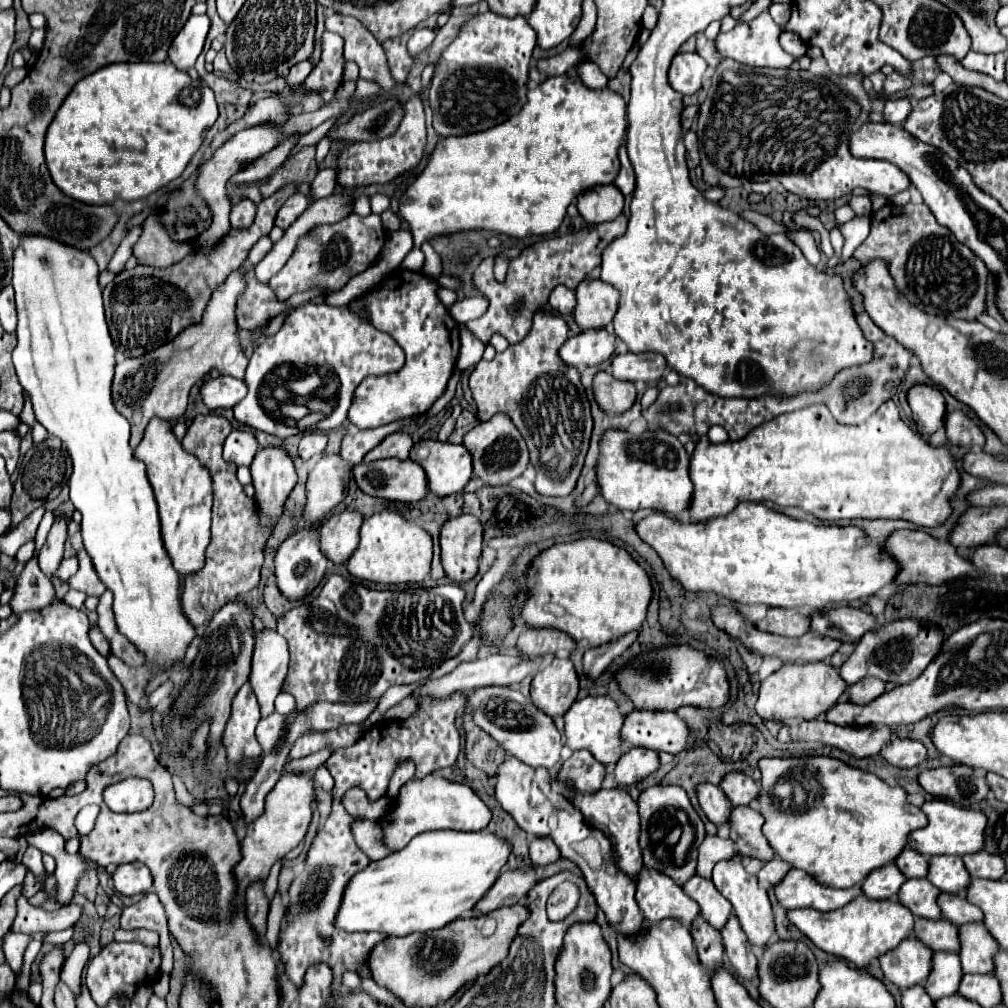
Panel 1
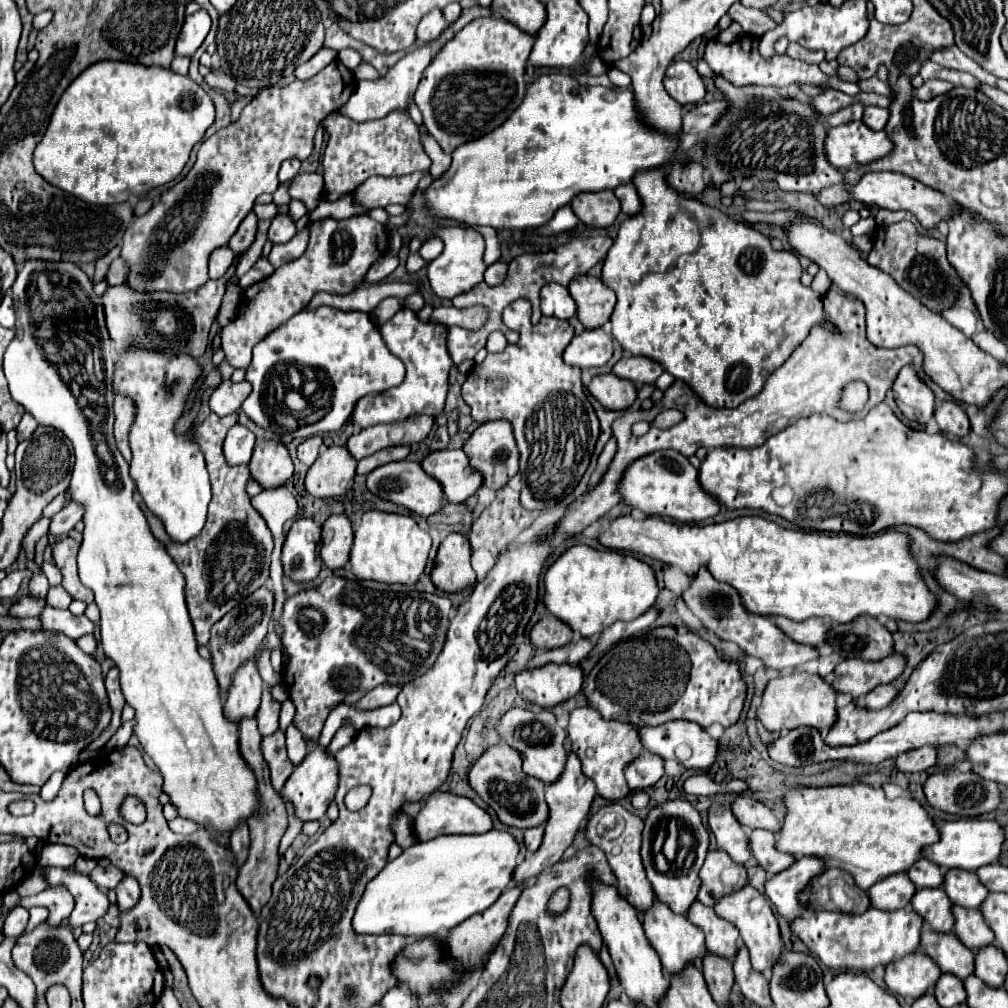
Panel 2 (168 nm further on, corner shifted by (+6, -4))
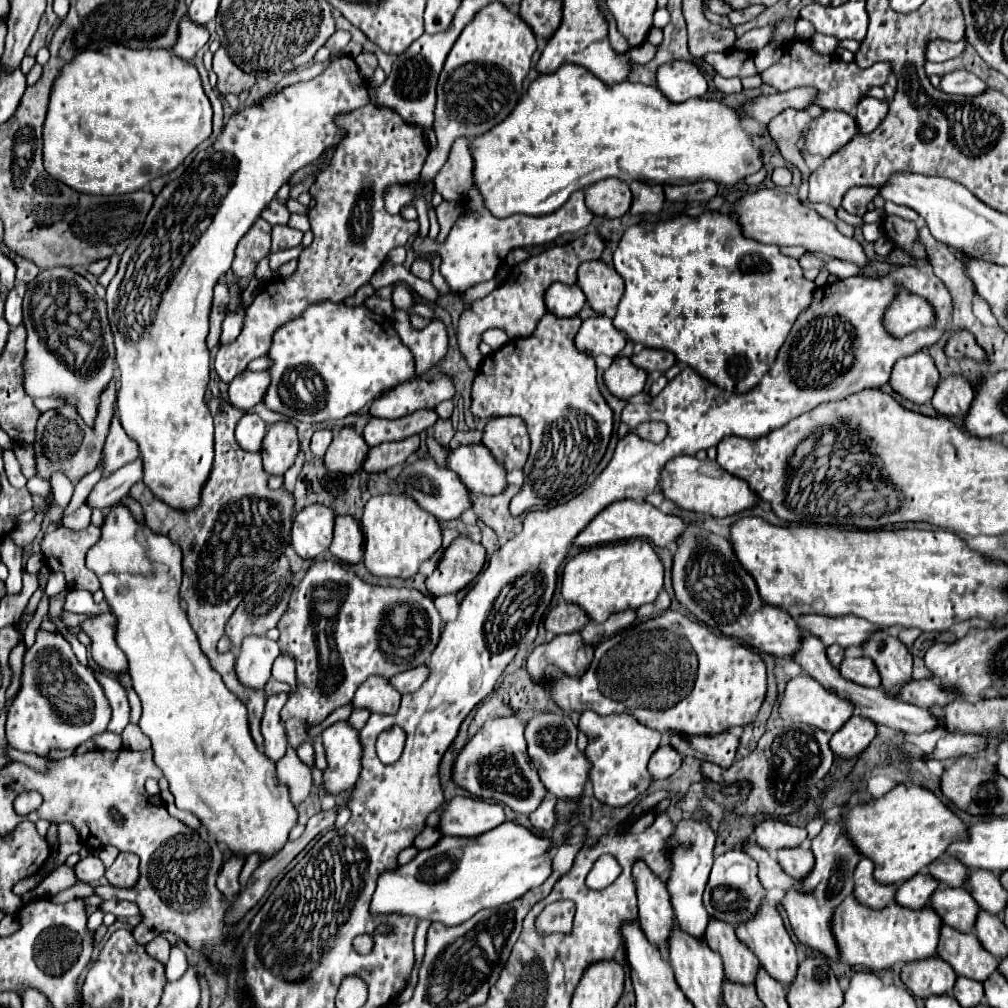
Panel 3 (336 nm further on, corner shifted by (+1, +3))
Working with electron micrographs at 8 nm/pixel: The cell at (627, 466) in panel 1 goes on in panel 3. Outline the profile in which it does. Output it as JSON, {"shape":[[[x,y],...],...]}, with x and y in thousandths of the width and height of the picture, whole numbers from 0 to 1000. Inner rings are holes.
{"shape":[[[671,452],[671,456],[663,456],[659,468],[655,468],[655,488],[659,494],[667,496],[673,504],[692,510],[704,512],[724,512],[738,504],[744,504],[752,498],[750,490],[742,484],[742,480],[730,472],[718,468],[708,456],[692,456],[688,452]]]}

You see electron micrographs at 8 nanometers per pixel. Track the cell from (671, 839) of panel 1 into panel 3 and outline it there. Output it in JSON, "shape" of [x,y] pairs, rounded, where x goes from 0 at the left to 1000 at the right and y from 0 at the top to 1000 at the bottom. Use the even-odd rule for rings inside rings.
{"shape":[[[679,810],[669,819],[669,825],[663,831],[663,837],[659,843],[661,853],[665,857],[665,865],[661,871],[661,883],[665,885],[665,893],[669,899],[673,919],[690,931],[698,929],[698,921],[702,917],[702,905],[698,903],[698,897],[696,897],[696,885],[702,875],[702,867],[704,867],[706,853],[708,853],[706,849],[708,835],[710,835],[710,825],[704,821],[700,813]]]}

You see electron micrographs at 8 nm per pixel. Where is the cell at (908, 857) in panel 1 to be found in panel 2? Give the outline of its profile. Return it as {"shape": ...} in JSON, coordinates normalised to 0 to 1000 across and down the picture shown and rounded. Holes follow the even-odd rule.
{"shape":[[[912,852],[912,856],[908,856],[908,860],[904,860],[902,872],[908,876],[910,882],[916,882],[916,880],[928,882],[928,880],[936,878],[938,864],[920,852]]]}

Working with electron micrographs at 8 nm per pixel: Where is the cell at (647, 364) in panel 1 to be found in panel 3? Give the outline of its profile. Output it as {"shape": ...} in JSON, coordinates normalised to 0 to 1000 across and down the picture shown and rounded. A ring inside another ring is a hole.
{"shape":[[[639,345],[637,349],[629,351],[627,361],[631,361],[631,365],[639,365],[641,369],[661,369],[665,363],[671,361],[671,355],[667,349],[663,347],[651,347],[651,345]]]}

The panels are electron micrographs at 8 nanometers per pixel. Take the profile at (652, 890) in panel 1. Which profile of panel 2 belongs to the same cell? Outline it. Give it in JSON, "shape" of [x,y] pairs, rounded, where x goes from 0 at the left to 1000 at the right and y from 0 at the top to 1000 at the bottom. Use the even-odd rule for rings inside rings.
{"shape":[[[654,894],[648,896],[646,902],[636,906],[636,914],[646,939],[652,943],[656,951],[658,963],[664,967],[674,967],[684,955],[689,955],[701,945],[697,924],[693,924],[693,920],[689,920],[680,908],[670,908],[664,900],[660,900],[660,896],[654,896]]]}

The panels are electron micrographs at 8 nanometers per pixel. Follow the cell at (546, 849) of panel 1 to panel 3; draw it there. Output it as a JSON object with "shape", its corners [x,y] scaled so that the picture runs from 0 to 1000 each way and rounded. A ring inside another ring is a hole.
{"shape":[[[544,788],[540,792],[540,796],[536,798],[536,802],[532,806],[526,808],[526,815],[532,823],[536,825],[544,825],[550,821],[550,798],[552,798],[552,792],[546,792],[548,788]]]}

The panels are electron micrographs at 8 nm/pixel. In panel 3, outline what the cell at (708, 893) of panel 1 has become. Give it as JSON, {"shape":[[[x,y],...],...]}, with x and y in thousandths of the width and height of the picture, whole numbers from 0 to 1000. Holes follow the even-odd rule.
{"shape":[[[704,911],[702,921],[698,925],[698,933],[702,935],[704,940],[714,944],[722,972],[734,976],[748,976],[748,968],[752,962],[750,948],[746,948],[746,942],[734,937],[726,917]]]}

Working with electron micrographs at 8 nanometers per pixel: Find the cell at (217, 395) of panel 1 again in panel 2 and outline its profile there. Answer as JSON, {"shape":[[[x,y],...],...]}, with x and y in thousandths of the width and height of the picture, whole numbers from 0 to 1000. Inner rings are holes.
{"shape":[[[221,378],[209,392],[207,396],[207,404],[211,410],[215,412],[229,412],[233,410],[239,400],[245,396],[245,392],[249,390],[249,380],[247,378],[239,378],[239,380],[231,380],[231,378]]]}

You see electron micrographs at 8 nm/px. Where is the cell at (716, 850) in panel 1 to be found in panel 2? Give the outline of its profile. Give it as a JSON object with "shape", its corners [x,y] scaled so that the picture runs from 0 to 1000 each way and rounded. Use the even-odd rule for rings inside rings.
{"shape":[[[715,842],[701,846],[693,870],[695,870],[695,882],[691,892],[701,900],[709,900],[709,896],[715,890],[725,888],[741,878],[741,862],[729,856]]]}

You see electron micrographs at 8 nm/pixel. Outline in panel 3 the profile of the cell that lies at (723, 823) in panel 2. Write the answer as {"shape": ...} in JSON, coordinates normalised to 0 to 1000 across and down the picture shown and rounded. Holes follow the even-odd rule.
{"shape":[[[740,831],[736,835],[736,845],[740,845],[742,849],[746,849],[752,855],[752,859],[754,859],[752,869],[754,869],[756,879],[764,885],[762,887],[764,895],[772,895],[784,879],[792,879],[792,875],[786,873],[782,867],[778,867],[774,857],[770,857],[770,851],[764,849],[758,841],[754,841],[754,837]]]}

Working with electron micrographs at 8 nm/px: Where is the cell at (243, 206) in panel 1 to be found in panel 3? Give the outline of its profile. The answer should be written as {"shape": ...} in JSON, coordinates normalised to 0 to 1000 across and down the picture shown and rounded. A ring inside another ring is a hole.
{"shape":[[[256,216],[250,226],[244,230],[242,238],[238,238],[234,246],[234,254],[230,260],[230,270],[234,276],[244,276],[252,272],[254,262],[268,248],[268,222],[262,216]]]}

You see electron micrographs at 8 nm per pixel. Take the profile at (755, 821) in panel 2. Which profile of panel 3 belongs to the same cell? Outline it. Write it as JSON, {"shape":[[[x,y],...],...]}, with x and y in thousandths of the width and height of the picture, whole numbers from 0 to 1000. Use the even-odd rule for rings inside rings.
{"shape":[[[758,812],[750,817],[748,821],[748,833],[762,843],[766,849],[774,843],[774,841],[786,841],[786,839],[794,839],[800,831],[800,823],[782,817],[780,813],[774,812]]]}

